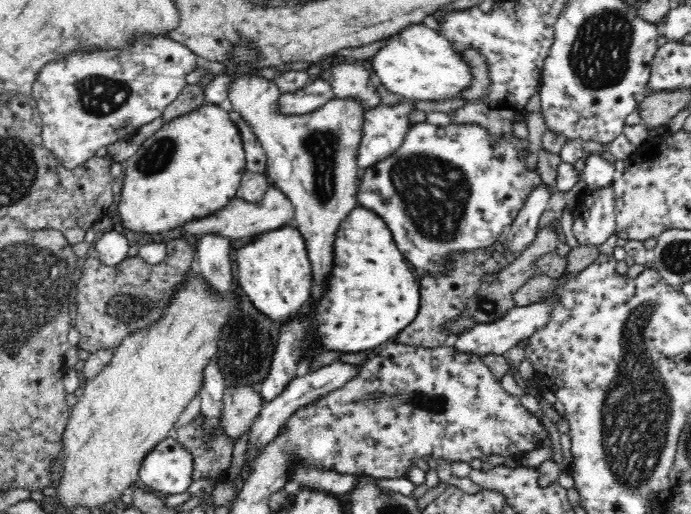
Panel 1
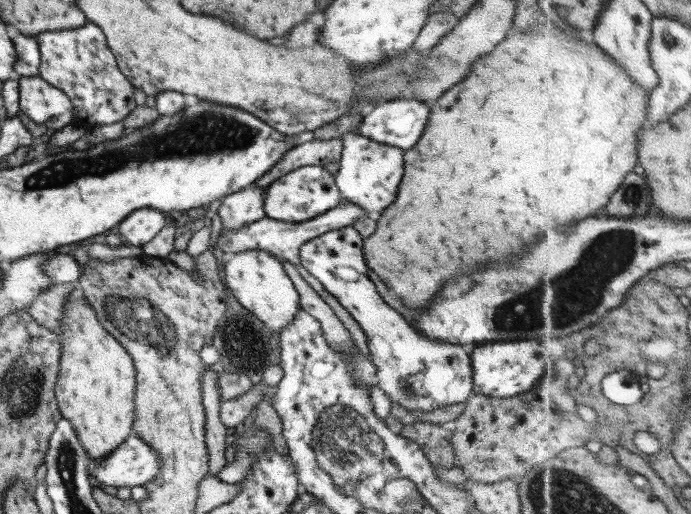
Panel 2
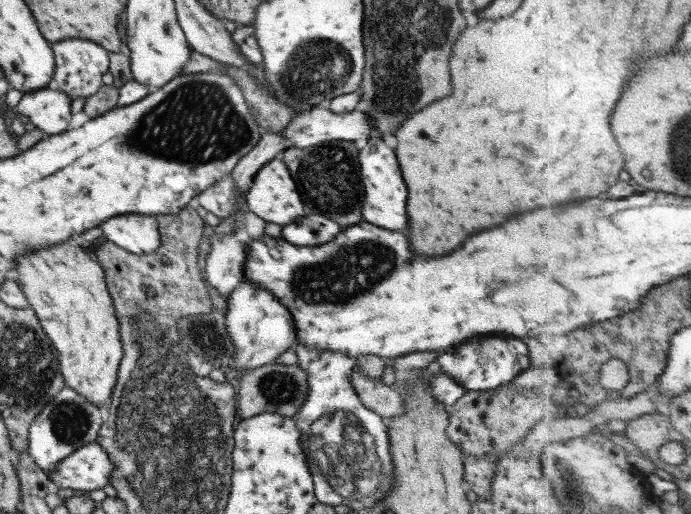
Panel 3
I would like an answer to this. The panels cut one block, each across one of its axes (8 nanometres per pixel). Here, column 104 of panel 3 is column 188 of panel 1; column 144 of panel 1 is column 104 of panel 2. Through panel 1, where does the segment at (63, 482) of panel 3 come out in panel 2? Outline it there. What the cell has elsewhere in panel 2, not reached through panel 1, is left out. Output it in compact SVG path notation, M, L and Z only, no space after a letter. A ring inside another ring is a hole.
M130 435L101 461L90 460L87 472L93 482L124 488L145 485L161 469L161 458L142 438Z

